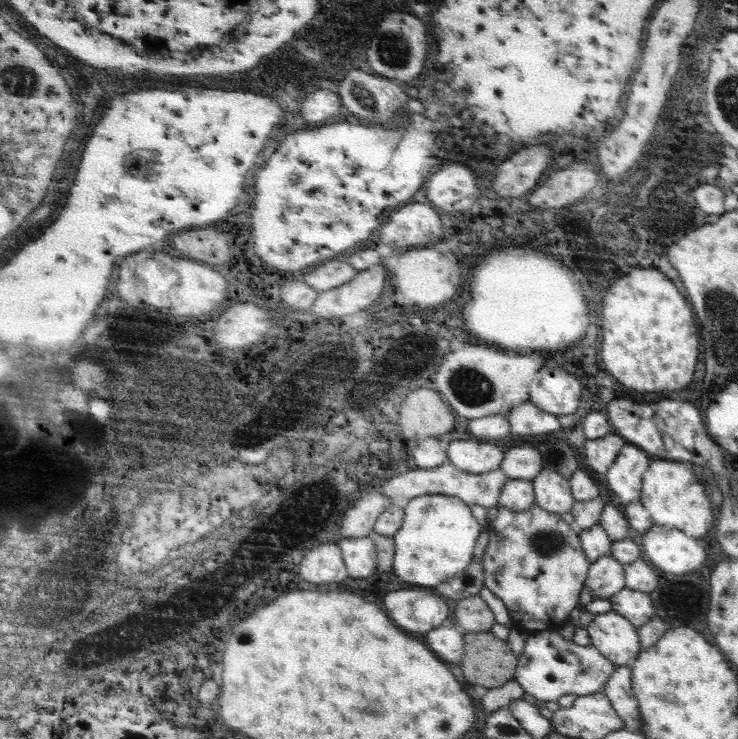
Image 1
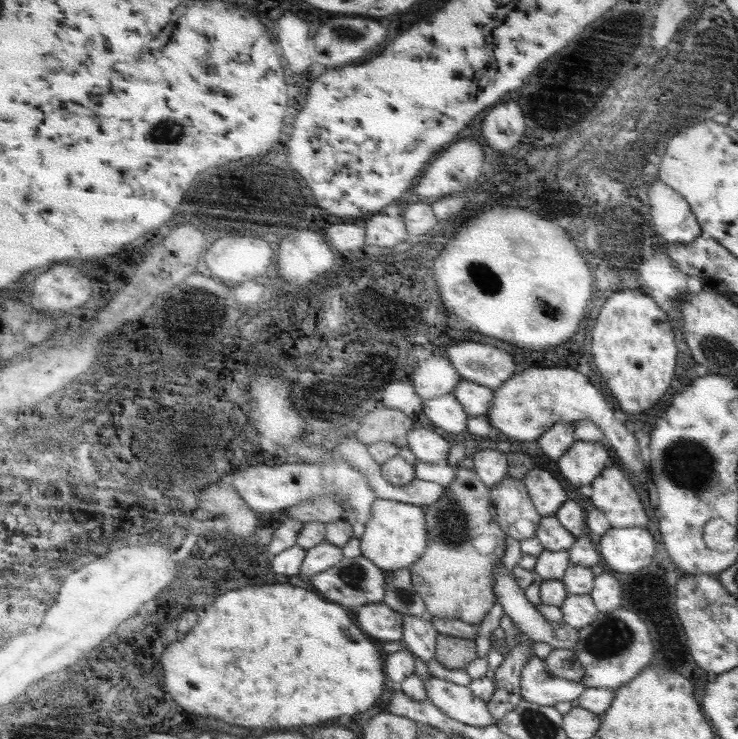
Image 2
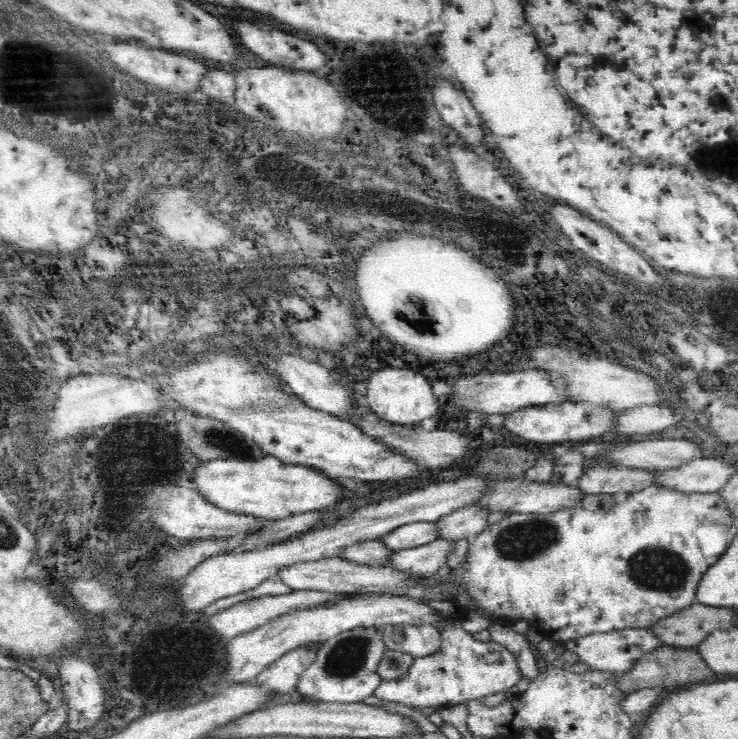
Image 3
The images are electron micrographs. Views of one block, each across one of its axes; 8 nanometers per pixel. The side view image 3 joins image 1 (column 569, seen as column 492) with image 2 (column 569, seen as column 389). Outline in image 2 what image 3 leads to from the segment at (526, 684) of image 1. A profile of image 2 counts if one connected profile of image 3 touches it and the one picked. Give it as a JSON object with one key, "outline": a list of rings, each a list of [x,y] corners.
{"outline":[[[537,654],[531,658],[531,662],[525,666],[525,672],[523,672],[523,698],[529,700],[529,702],[535,702],[535,704],[541,704],[545,708],[553,708],[555,704],[559,702],[571,702],[571,700],[577,700],[581,694],[585,692],[585,686],[583,684],[573,684],[565,678],[555,678],[547,672],[545,668],[545,660],[537,658]]]}

